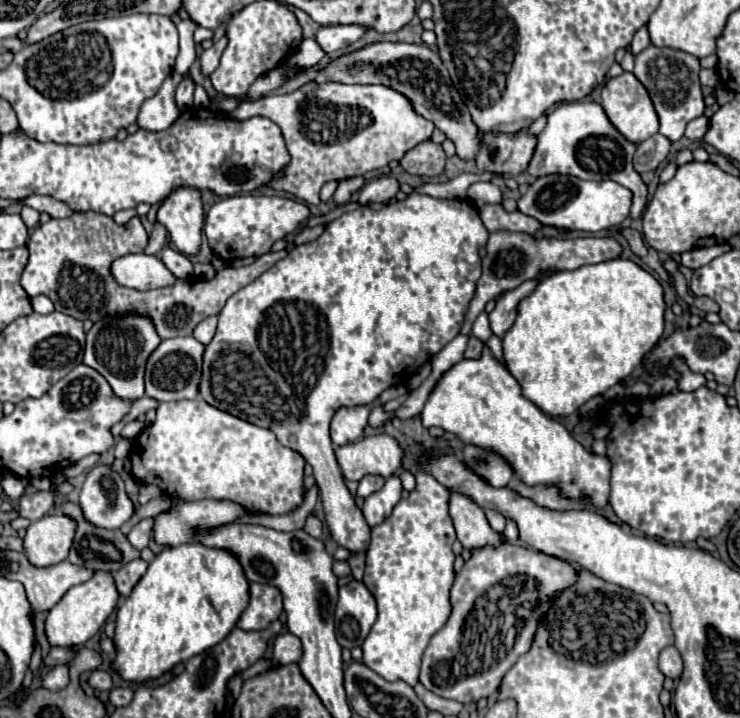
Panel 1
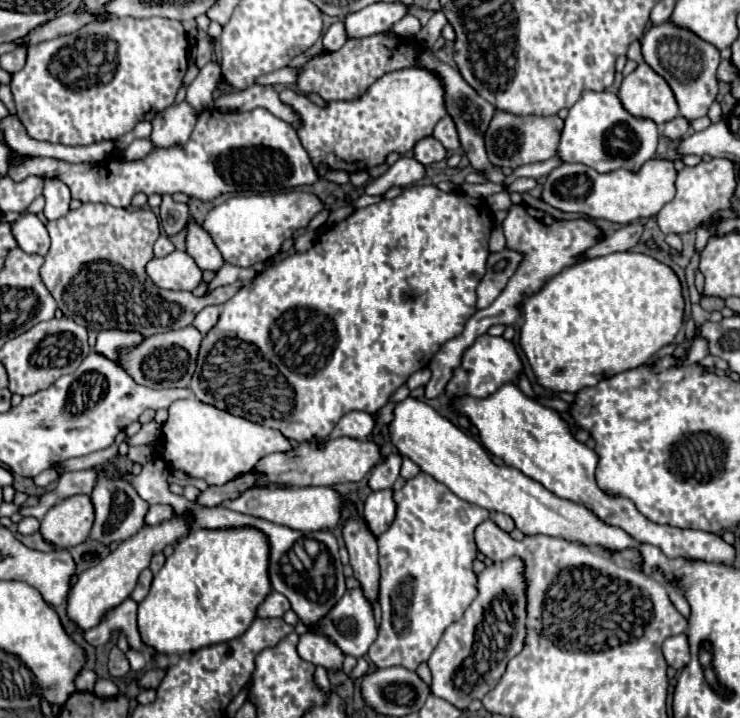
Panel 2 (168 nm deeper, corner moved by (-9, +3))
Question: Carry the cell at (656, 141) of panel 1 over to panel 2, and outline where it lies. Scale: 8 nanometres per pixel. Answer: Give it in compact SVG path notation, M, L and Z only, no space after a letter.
M677 116L673 120L669 120L665 126L663 126L663 136L669 138L669 140L679 140L681 136L685 136L689 128L689 120L685 120L683 116Z

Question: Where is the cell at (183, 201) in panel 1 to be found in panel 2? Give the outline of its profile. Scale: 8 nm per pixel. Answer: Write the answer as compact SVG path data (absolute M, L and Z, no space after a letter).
M189 224L189 234L187 234L187 254L197 262L201 270L217 272L223 266L223 256L217 250L213 238L199 226L199 224Z

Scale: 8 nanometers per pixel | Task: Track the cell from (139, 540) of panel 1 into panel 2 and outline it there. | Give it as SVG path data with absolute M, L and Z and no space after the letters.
M153 504L149 508L149 514L145 516L145 524L159 524L159 522L165 522L173 516L173 508L169 508L167 504Z

